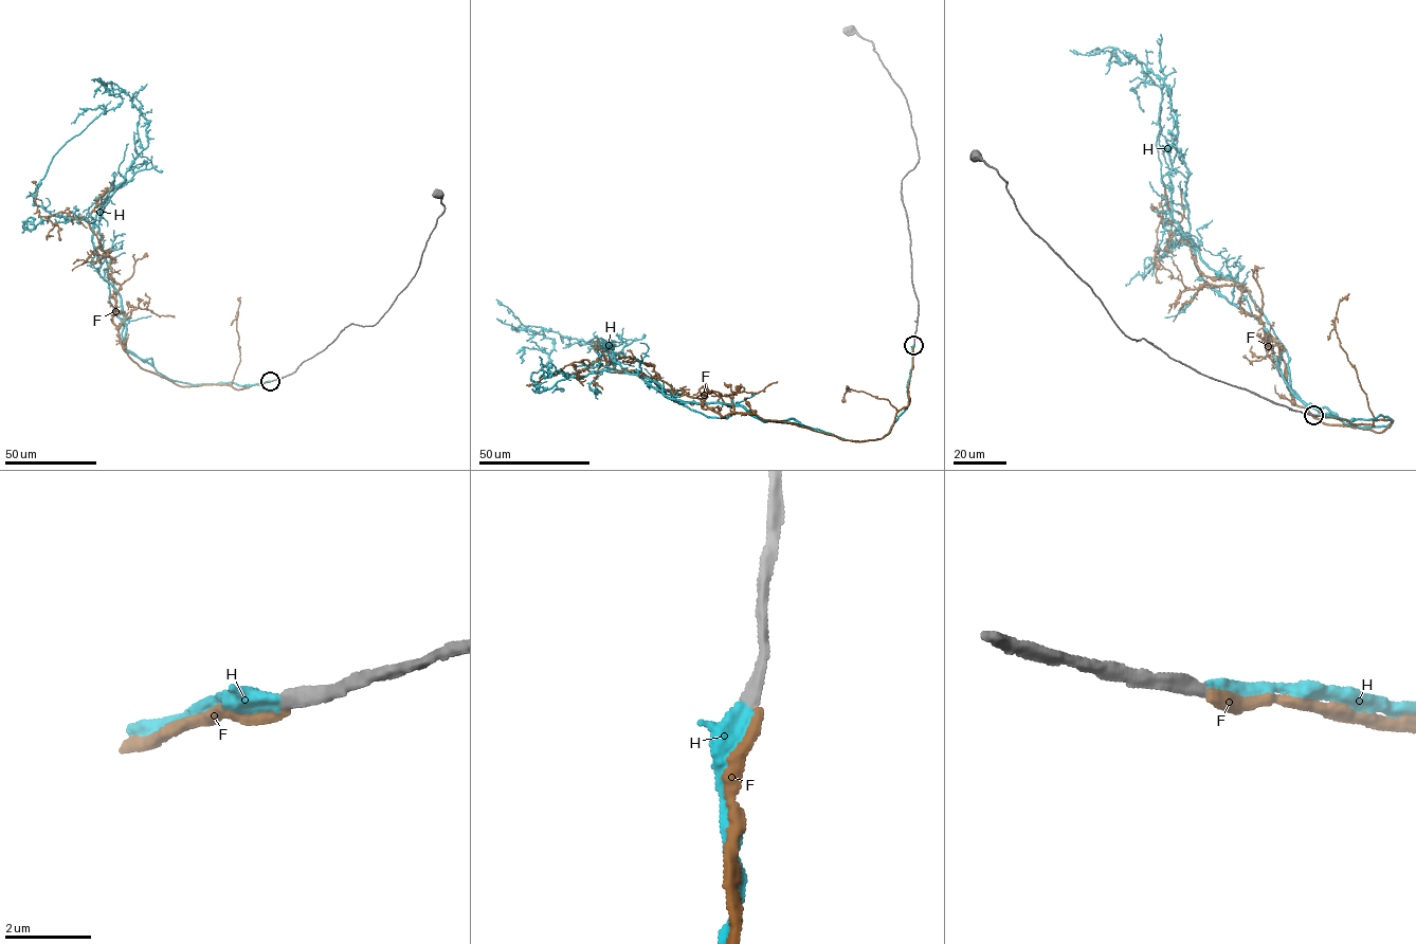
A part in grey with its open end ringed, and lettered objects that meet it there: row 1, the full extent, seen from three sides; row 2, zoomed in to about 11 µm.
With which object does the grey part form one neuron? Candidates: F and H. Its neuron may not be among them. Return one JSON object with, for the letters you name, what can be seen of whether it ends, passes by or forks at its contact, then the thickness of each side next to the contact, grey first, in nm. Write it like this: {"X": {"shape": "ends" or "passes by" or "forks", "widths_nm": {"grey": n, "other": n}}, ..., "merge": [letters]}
{"H": {"shape": "passes by", "widths_nm": {"grey": 300, "other": 280}}, "merge": ["H"]}

